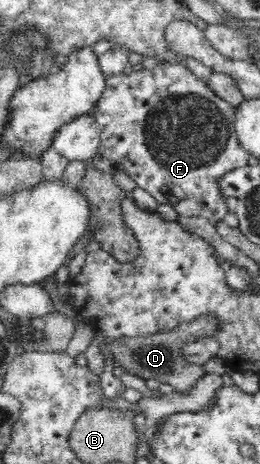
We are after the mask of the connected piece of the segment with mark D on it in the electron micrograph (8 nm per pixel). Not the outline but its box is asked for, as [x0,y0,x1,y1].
[106,314,218,395]

